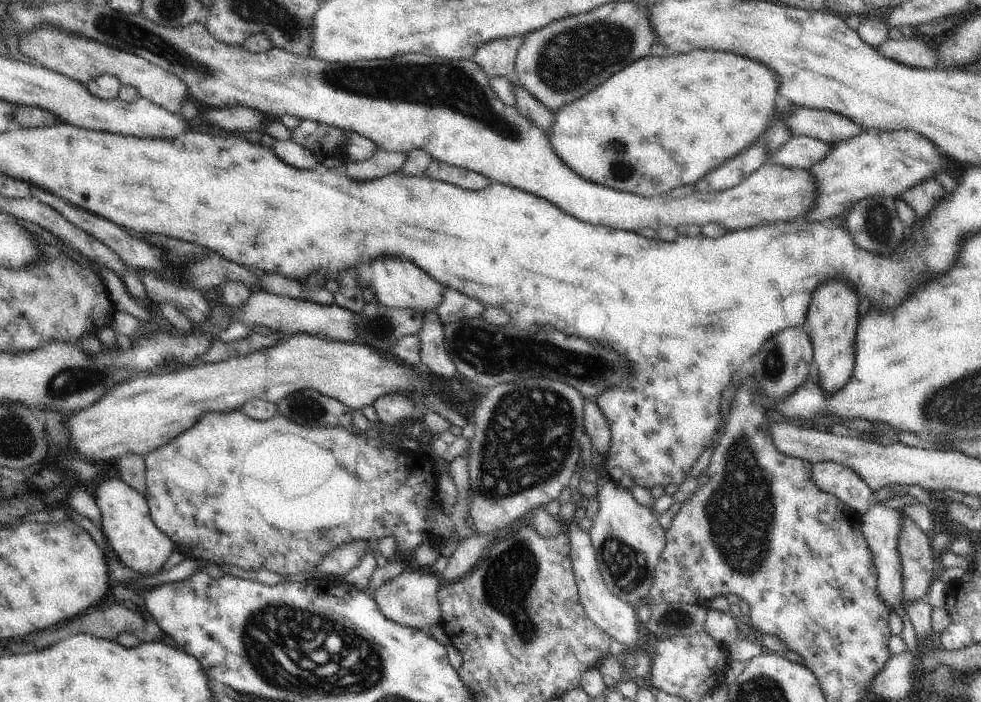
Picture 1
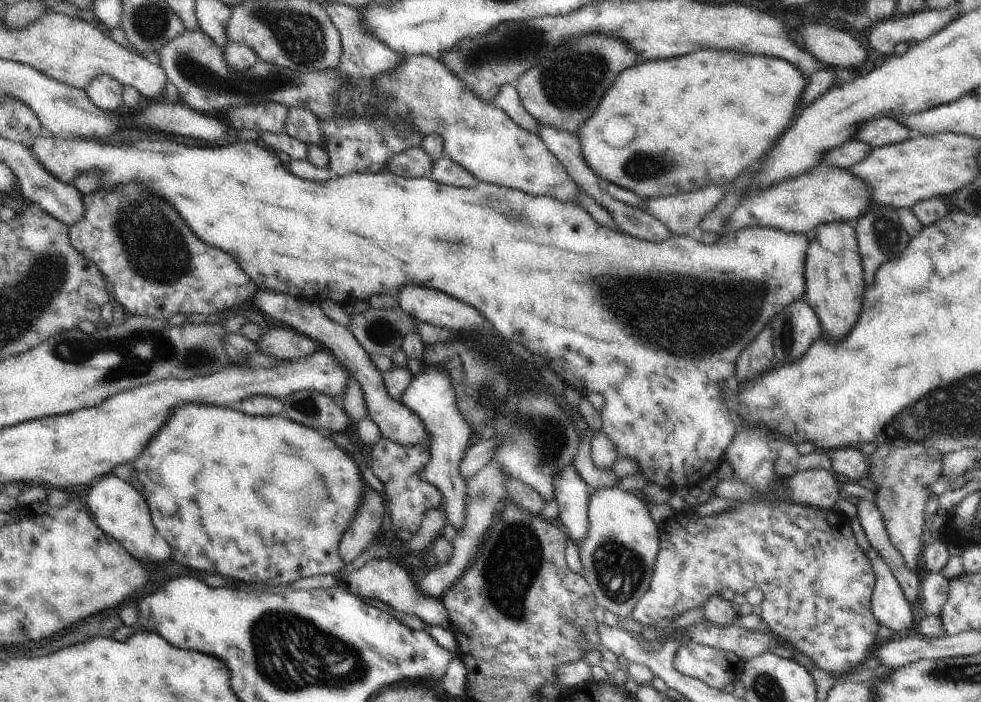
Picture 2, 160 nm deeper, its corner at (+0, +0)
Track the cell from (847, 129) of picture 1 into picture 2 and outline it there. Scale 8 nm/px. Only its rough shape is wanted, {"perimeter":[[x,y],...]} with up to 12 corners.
{"perimeter":[[871,120],[858,140],[878,148],[901,143],[913,133],[904,123]]}

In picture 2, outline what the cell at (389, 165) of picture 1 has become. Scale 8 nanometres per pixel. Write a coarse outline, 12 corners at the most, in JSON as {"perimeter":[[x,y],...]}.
{"perimeter":[[420,146],[393,156],[385,170],[404,178],[429,176],[433,158]]}

